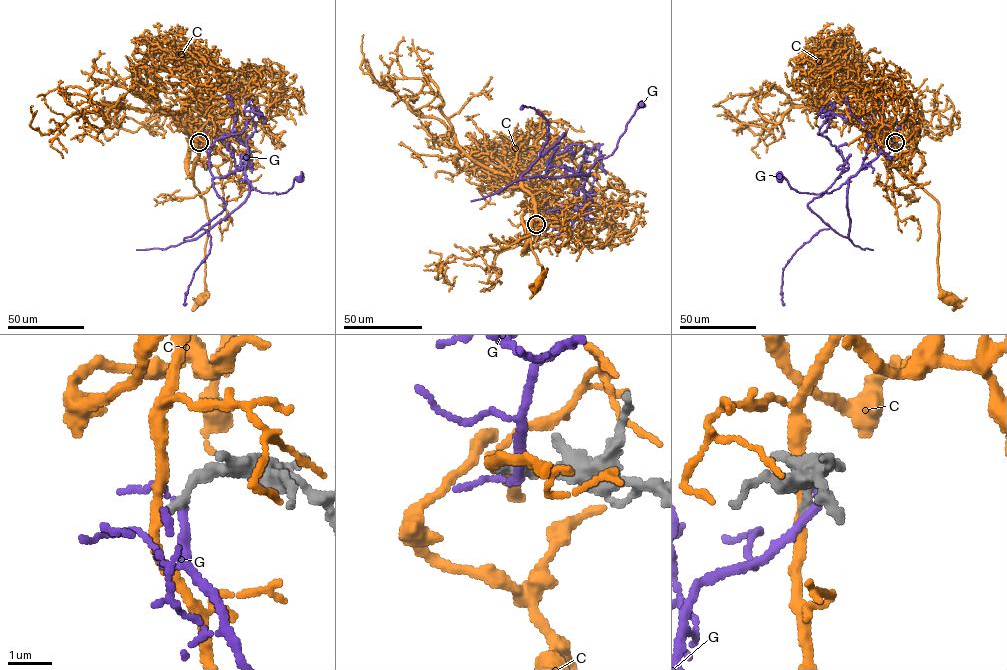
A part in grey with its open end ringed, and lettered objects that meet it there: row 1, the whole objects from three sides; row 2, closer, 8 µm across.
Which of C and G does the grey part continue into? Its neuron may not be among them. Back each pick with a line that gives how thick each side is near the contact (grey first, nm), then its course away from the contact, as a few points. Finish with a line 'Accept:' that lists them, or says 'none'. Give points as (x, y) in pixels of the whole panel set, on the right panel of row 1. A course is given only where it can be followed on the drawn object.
Accept: none

